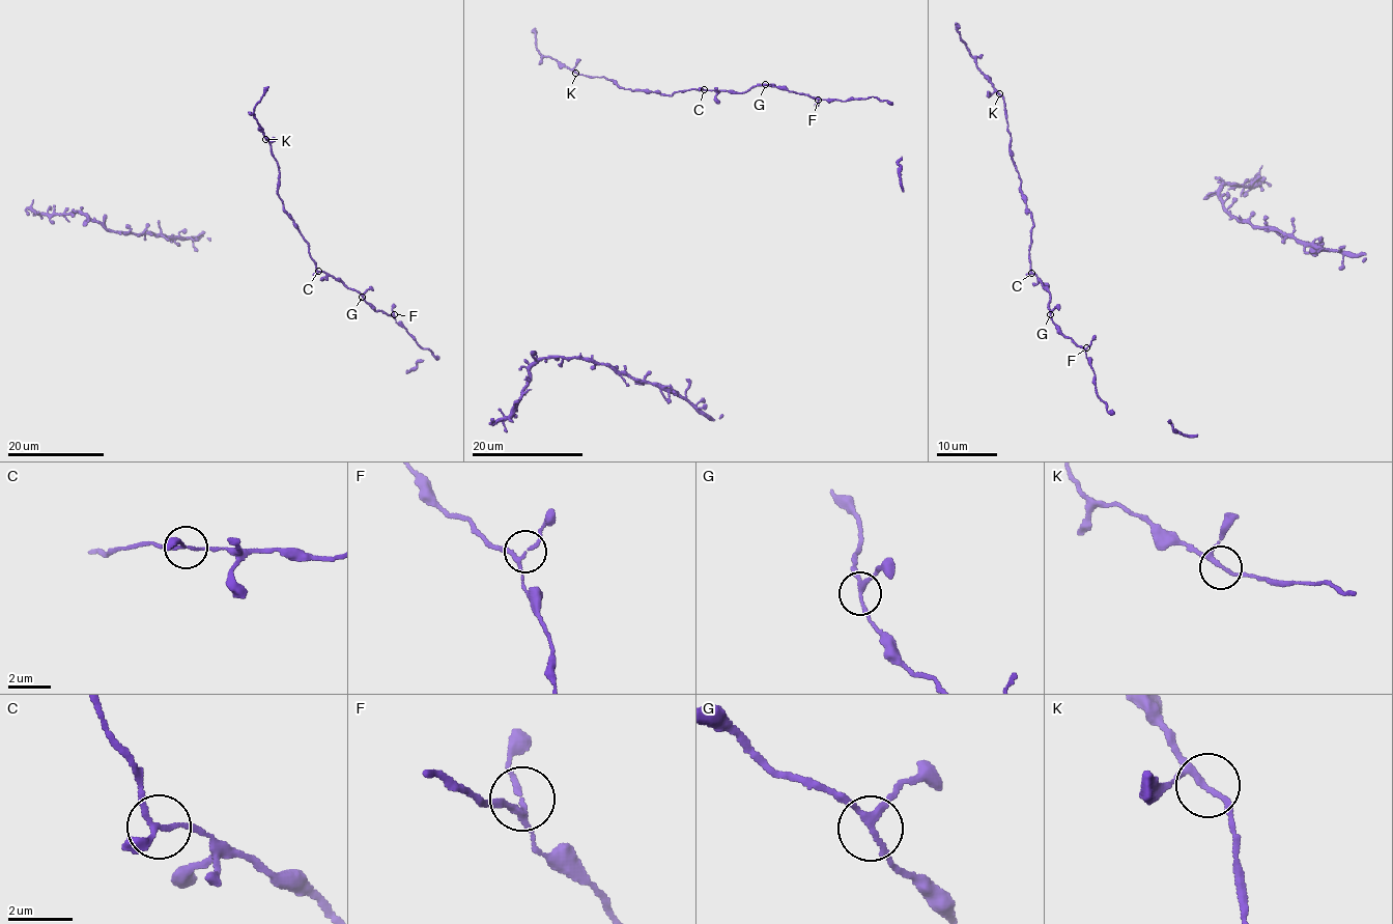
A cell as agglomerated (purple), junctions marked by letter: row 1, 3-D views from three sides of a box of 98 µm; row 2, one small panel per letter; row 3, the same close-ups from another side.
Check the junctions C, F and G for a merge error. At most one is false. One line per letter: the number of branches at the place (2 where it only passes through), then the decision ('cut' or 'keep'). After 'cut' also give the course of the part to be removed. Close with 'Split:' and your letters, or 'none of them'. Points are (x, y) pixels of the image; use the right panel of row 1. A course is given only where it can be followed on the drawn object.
C: 3 | keep
F: 3 | keep
G: 3 | keep
Split: none of them

